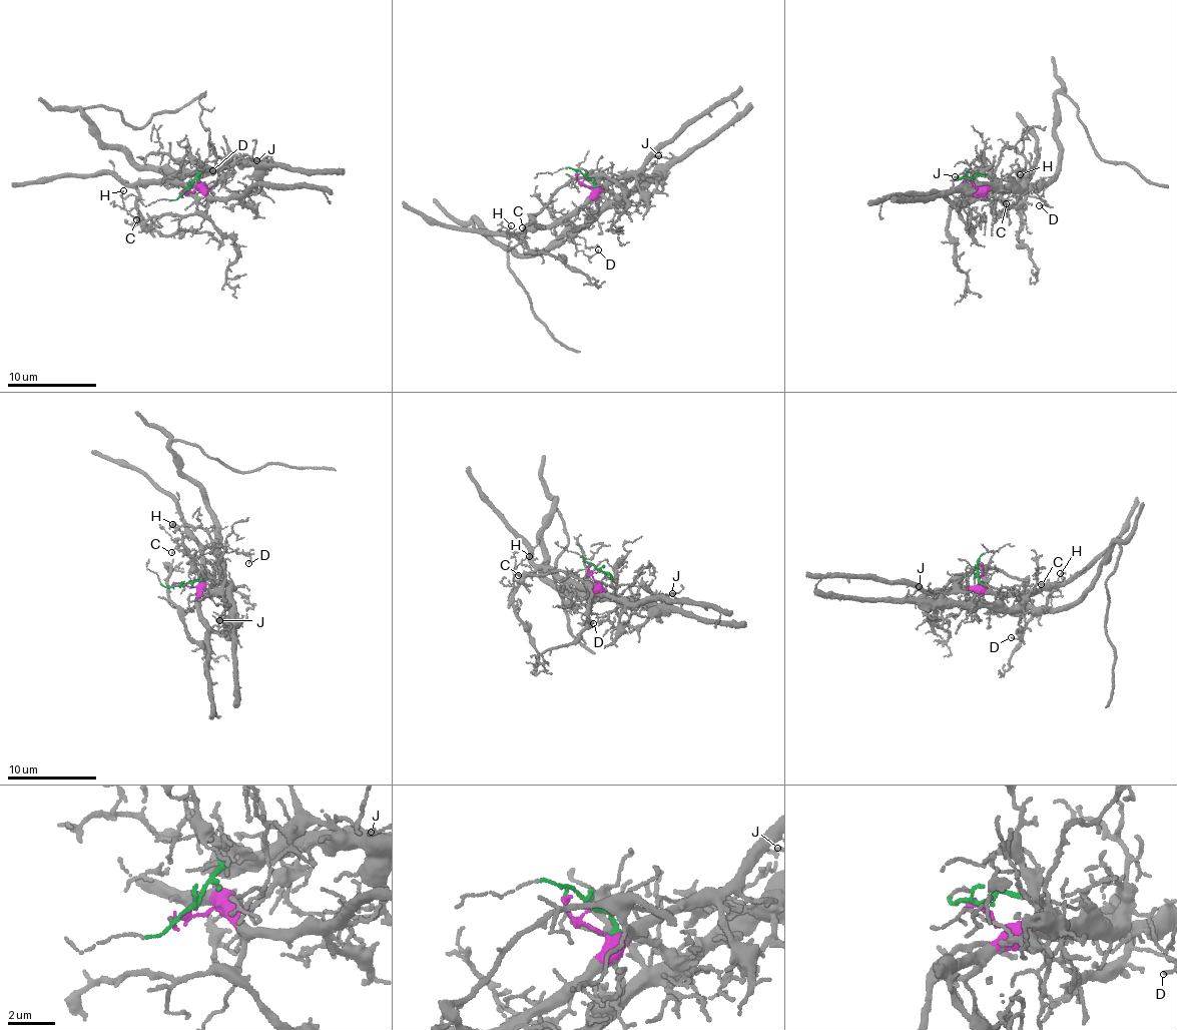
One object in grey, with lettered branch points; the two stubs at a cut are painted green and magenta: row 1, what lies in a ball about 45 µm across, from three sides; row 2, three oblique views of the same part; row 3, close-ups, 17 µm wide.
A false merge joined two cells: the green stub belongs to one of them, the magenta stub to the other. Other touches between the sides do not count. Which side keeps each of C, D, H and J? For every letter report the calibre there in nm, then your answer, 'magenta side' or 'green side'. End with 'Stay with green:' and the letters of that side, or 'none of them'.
C: calibre 70 nm; magenta side
D: calibre 120 nm; green side
H: calibre 100 nm; magenta side
J: calibre 110 nm; green side
Stay with green: D, J

